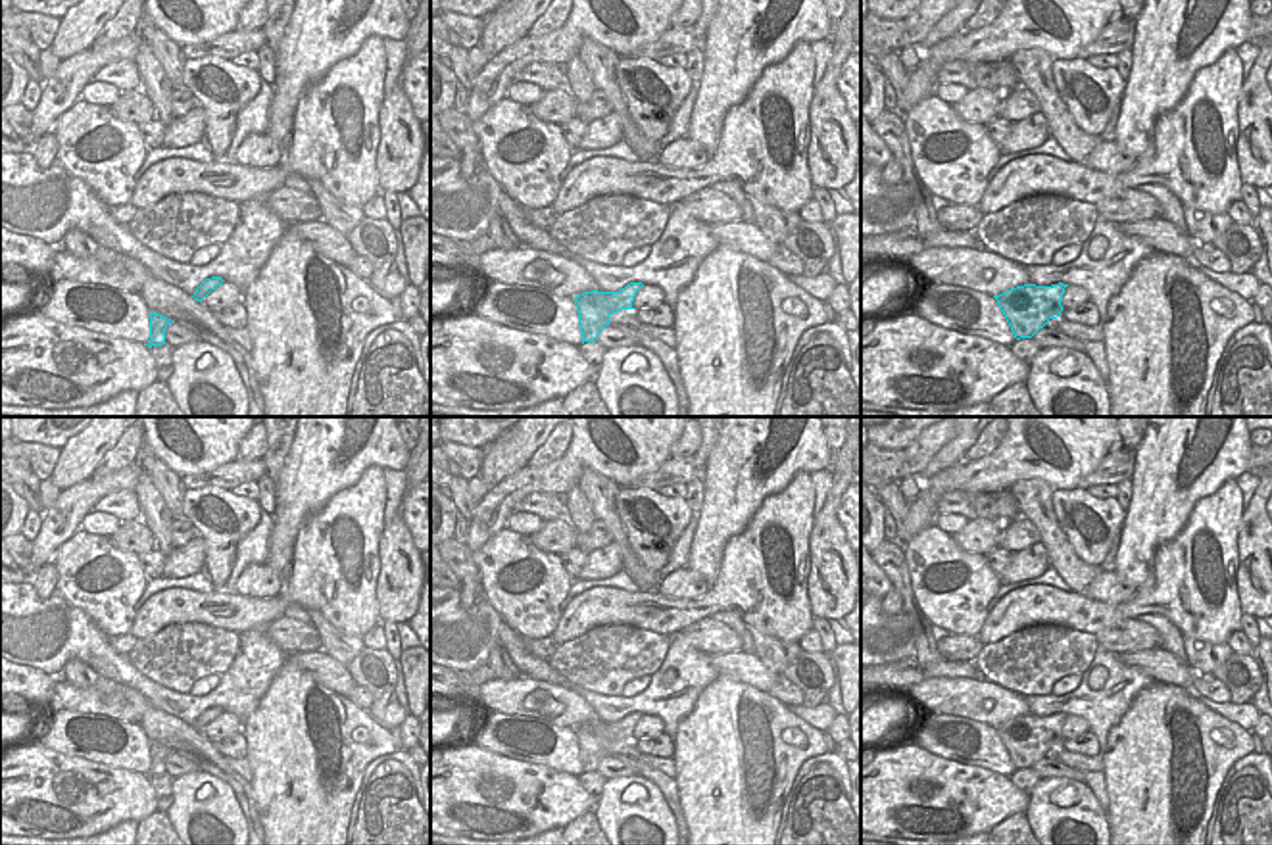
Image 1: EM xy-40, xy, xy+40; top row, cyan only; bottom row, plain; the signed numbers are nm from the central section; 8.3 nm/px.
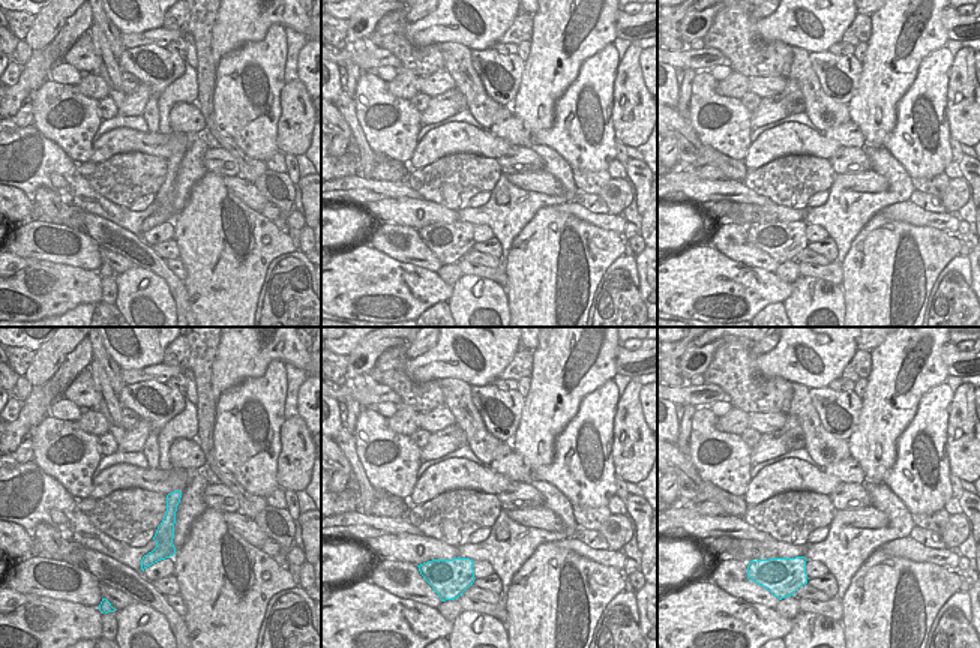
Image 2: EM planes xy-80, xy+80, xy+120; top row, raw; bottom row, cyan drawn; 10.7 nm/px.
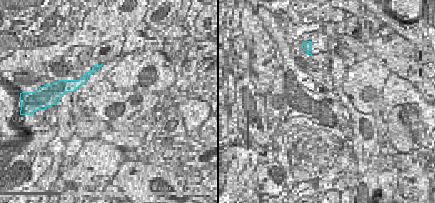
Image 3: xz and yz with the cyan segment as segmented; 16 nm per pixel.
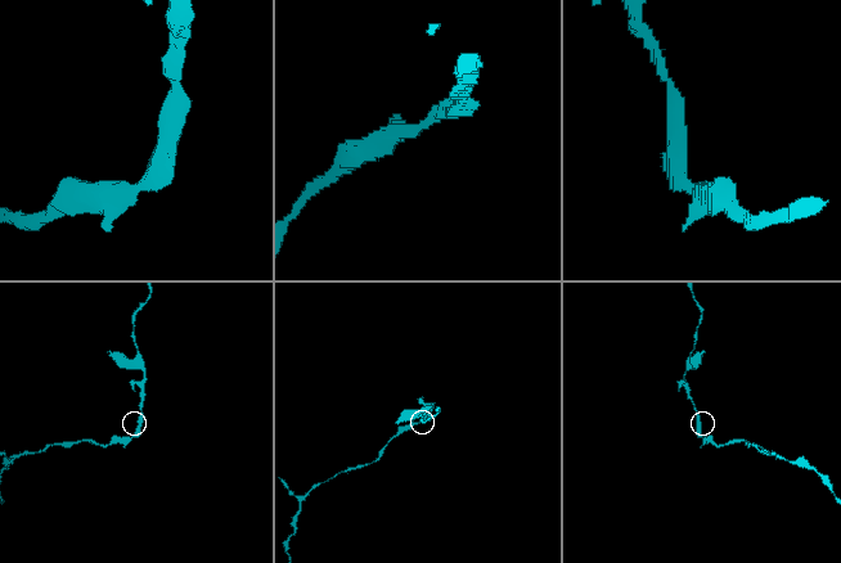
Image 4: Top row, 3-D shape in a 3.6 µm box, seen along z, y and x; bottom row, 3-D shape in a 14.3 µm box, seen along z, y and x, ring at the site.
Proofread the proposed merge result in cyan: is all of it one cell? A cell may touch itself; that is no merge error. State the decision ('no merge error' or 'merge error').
no merge error

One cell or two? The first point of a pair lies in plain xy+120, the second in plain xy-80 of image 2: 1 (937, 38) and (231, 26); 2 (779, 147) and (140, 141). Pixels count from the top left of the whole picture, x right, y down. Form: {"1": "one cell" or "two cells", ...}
{"1": "one cell", "2": "one cell"}

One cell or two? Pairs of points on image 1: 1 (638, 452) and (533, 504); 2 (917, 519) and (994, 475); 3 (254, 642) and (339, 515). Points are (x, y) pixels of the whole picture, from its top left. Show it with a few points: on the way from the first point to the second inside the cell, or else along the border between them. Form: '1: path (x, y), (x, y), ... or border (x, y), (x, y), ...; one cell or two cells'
1: border (565, 492), (531, 492), (513, 511); two cells
2: path (930, 498), (948, 481), (973, 477); one cell
3: border (264, 623), (239, 636); two cells

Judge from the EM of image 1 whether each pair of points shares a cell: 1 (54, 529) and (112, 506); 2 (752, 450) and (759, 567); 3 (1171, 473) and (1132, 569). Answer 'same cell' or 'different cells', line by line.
1: different cells
2: different cells
3: same cell

